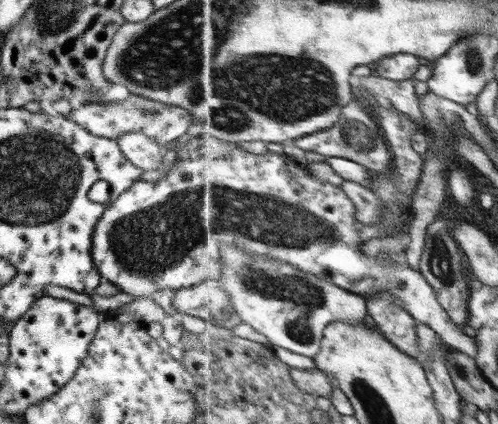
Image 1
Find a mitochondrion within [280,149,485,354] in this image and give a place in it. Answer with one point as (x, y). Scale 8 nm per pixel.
(439, 263)

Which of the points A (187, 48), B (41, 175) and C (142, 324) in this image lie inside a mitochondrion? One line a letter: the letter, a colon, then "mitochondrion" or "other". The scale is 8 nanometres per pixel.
A: mitochondrion
B: mitochondrion
C: other

